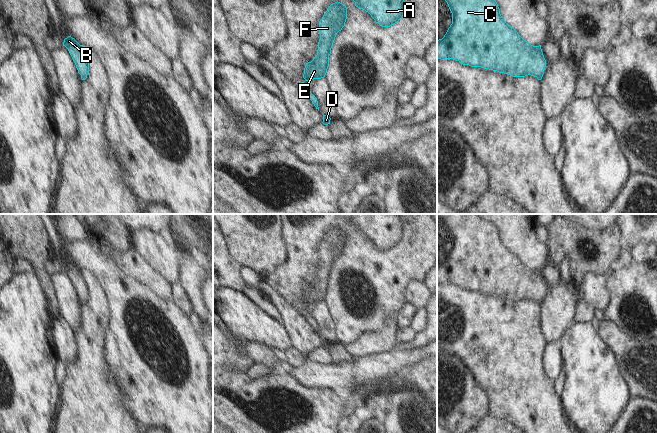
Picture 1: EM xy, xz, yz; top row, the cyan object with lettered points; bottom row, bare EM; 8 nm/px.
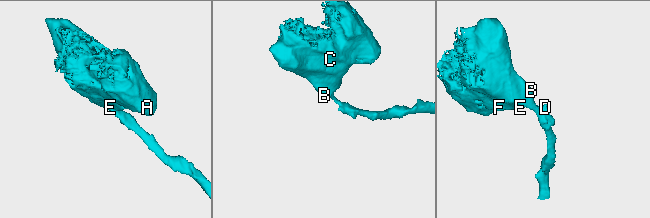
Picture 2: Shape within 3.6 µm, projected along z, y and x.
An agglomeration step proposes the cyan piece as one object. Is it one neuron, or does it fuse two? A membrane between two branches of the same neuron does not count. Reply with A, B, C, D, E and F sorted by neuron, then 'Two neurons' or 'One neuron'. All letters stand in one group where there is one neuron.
Groups: A B C D E F. One neuron

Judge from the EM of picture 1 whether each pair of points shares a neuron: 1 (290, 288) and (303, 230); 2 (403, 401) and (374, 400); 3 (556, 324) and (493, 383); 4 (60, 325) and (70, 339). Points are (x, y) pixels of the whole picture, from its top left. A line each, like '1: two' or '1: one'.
1: one
2: two
3: two
4: one

